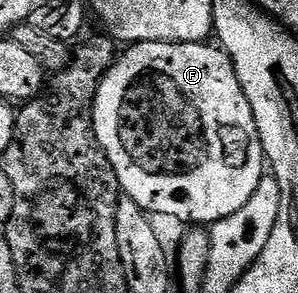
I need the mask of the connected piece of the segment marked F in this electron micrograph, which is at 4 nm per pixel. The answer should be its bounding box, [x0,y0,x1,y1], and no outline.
[93,42,267,226]

